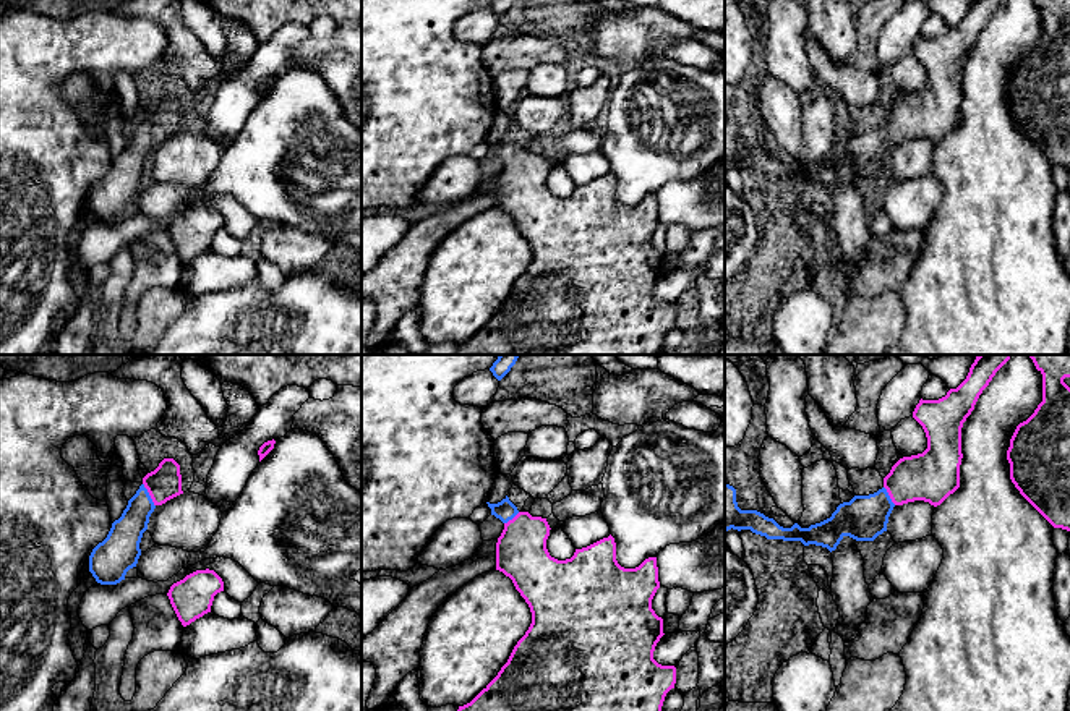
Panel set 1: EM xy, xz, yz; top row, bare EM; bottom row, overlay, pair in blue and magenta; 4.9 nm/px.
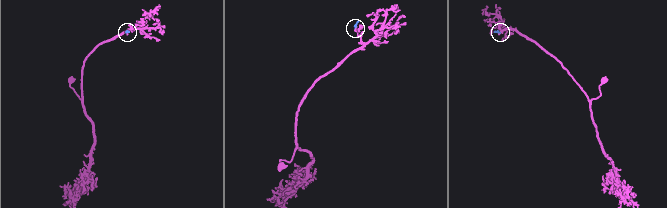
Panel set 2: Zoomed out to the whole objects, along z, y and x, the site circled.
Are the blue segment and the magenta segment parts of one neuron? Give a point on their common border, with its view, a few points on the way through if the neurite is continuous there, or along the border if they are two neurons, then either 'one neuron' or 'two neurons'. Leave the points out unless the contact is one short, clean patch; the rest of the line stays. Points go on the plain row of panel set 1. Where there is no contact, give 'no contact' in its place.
xy (148, 131) | across xy (124, 175), (148, 131), (164, 120) | one neuron

